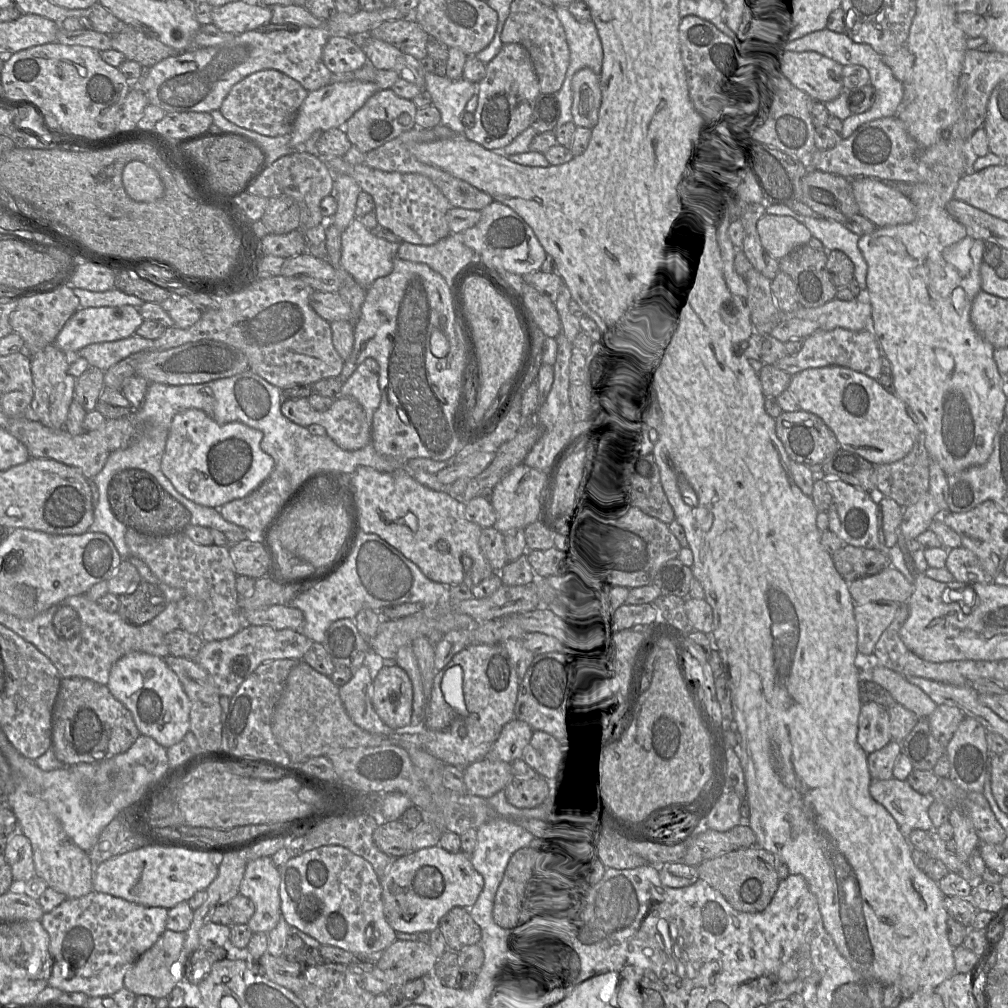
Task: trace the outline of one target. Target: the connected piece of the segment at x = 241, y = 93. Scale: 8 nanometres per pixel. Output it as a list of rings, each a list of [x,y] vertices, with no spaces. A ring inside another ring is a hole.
[[[267,69],[252,73],[236,83],[219,109],[221,114],[239,127],[268,137],[290,134],[297,112],[308,91],[286,74]]]

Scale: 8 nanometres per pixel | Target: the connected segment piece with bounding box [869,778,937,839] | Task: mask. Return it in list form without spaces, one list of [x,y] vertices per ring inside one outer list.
[[[872,778],[869,792],[892,815],[906,839],[914,829],[936,831],[928,814],[929,806],[934,801],[931,794],[920,794],[906,780],[896,778]]]

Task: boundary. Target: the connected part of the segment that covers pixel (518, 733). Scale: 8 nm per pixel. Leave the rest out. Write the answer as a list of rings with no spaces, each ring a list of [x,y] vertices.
[[[514,718],[503,727],[485,758],[512,764],[522,758],[533,733],[534,729],[527,722]]]

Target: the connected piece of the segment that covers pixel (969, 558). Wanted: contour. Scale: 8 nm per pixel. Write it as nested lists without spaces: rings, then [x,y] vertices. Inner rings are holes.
[[[960,546],[948,549],[945,567],[954,580],[963,583],[992,583],[994,577],[982,567],[978,557],[969,549]]]

